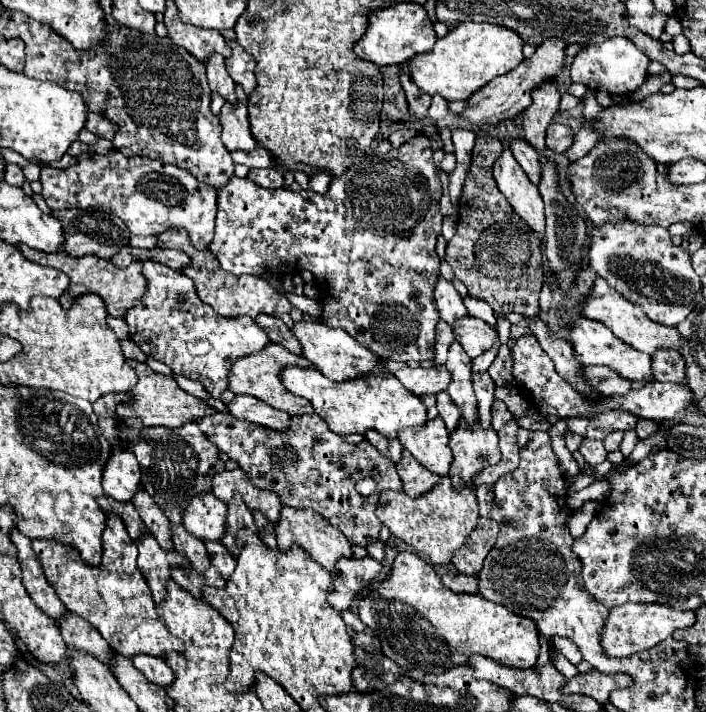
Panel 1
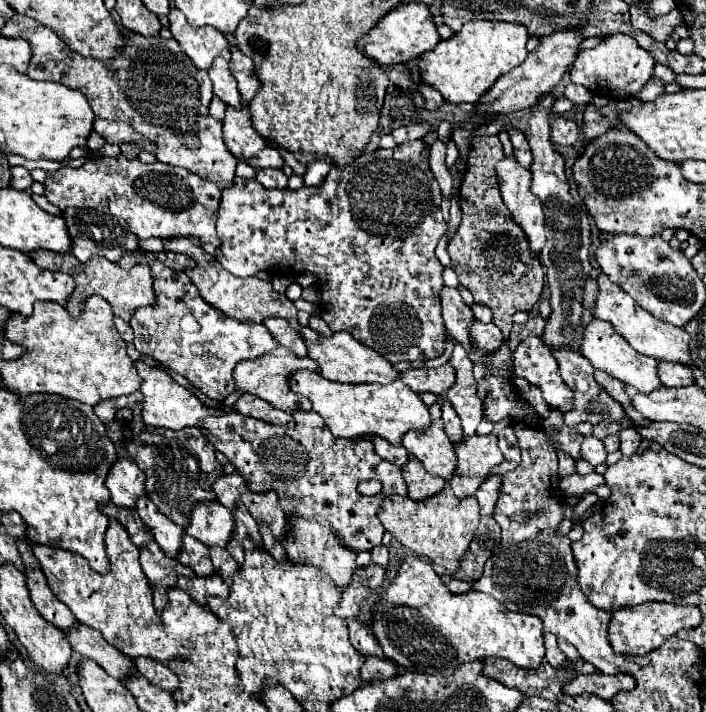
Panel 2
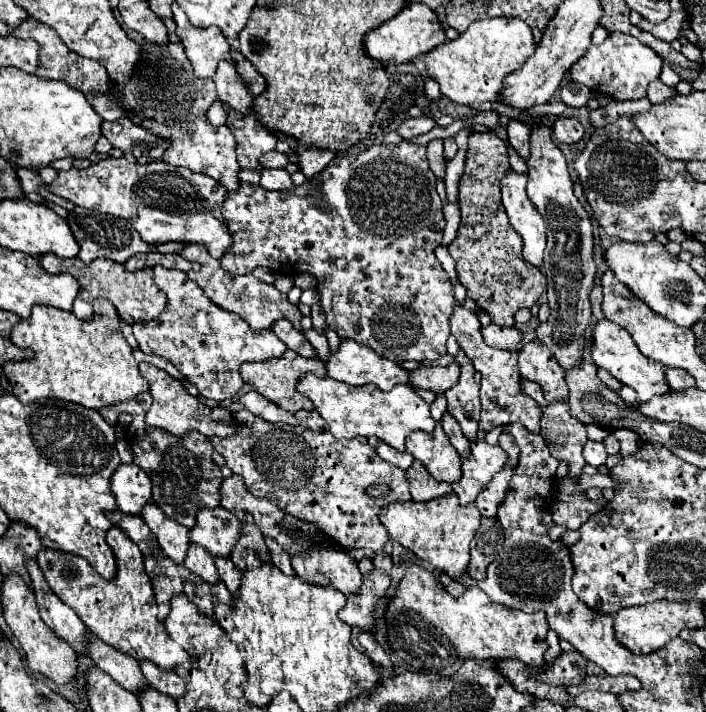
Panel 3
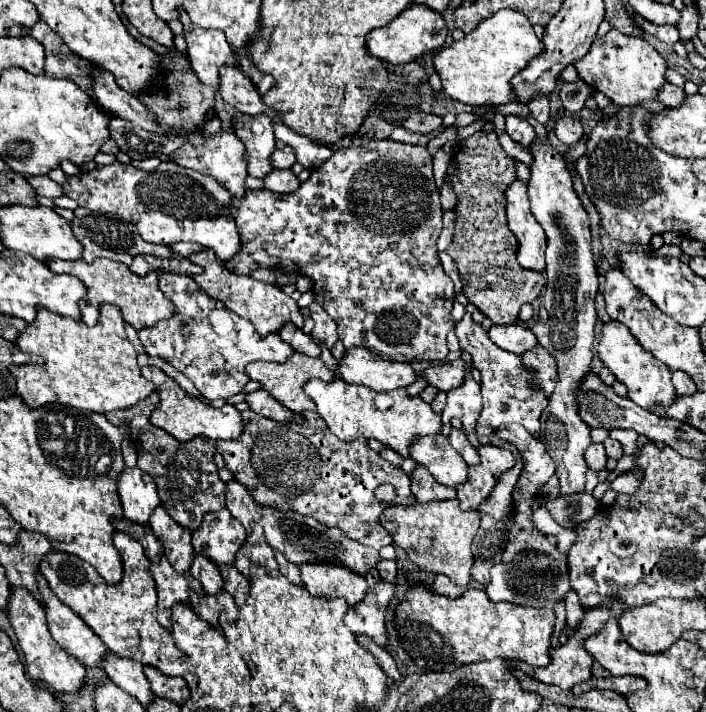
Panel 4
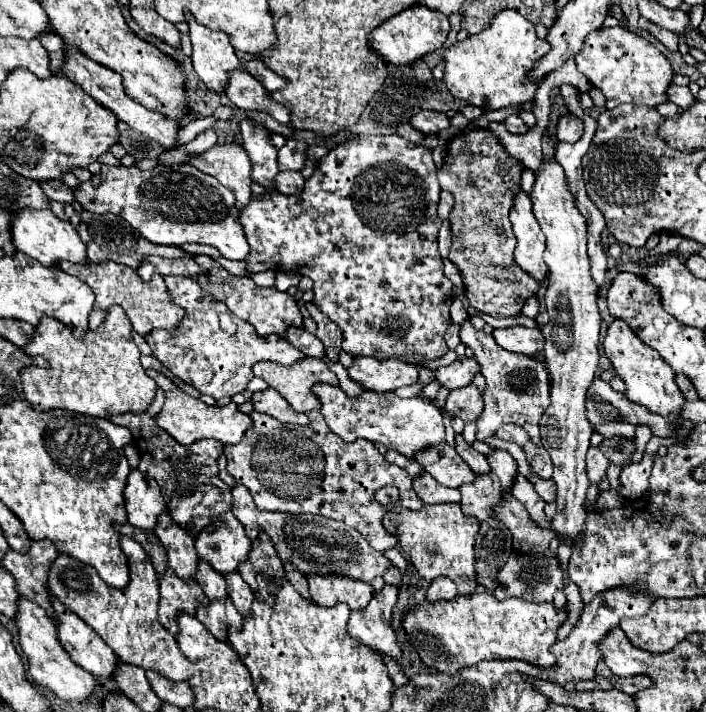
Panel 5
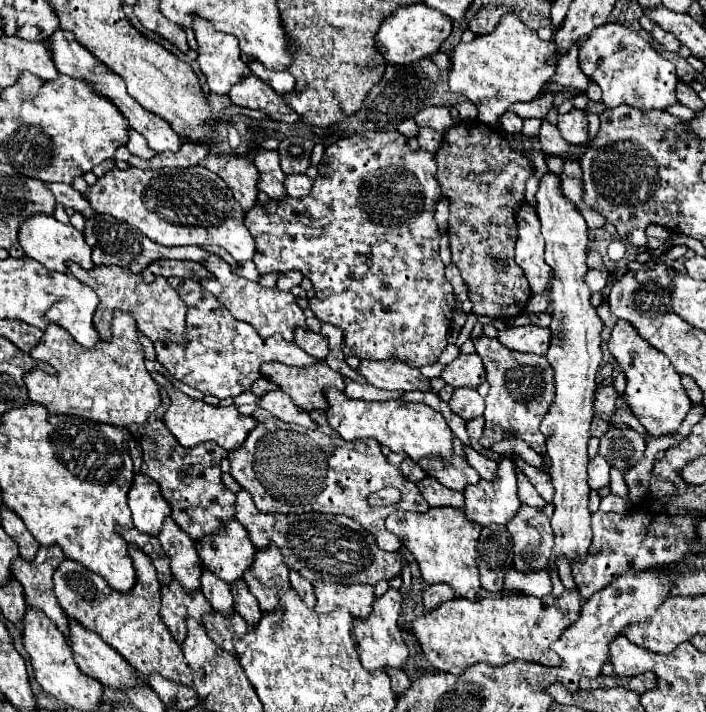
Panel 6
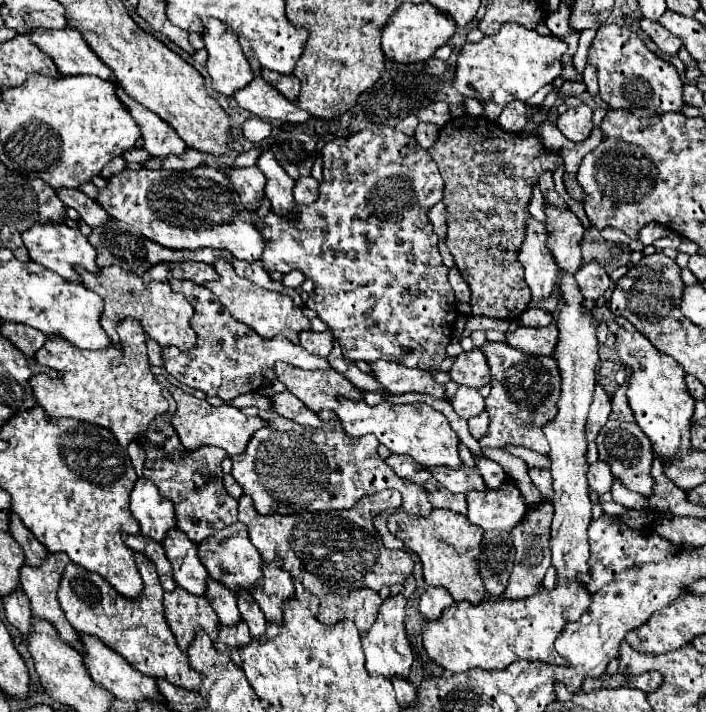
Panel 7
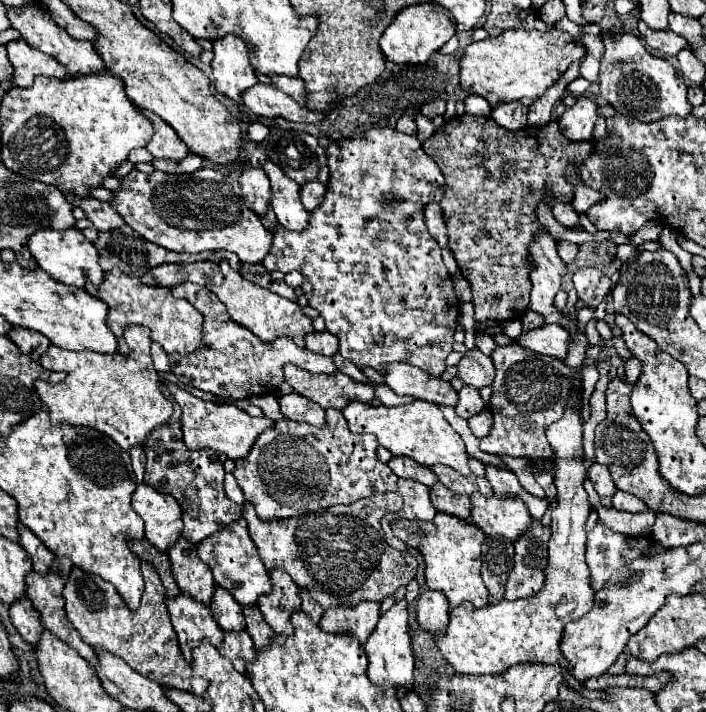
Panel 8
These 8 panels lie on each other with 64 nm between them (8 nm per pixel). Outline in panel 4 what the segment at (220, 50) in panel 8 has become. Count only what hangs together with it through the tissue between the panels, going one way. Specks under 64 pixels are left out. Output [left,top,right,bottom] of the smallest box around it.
[180,8,236,90]

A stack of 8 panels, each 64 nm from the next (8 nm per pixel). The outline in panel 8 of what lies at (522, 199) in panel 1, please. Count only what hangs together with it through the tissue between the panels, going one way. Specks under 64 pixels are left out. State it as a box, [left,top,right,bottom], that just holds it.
[530,234,566,324]

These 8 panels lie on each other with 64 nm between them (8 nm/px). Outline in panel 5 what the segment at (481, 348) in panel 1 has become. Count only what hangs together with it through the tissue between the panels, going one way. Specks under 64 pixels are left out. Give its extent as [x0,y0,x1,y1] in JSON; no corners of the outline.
[492,326,546,356]

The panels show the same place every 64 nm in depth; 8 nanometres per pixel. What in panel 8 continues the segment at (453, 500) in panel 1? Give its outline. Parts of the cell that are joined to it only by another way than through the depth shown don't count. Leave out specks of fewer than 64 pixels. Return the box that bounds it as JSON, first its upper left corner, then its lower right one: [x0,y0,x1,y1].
[392,512,488,610]

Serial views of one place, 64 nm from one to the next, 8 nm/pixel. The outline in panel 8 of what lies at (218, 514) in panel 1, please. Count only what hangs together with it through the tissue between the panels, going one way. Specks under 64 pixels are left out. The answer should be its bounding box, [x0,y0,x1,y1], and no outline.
[196,518,274,606]

